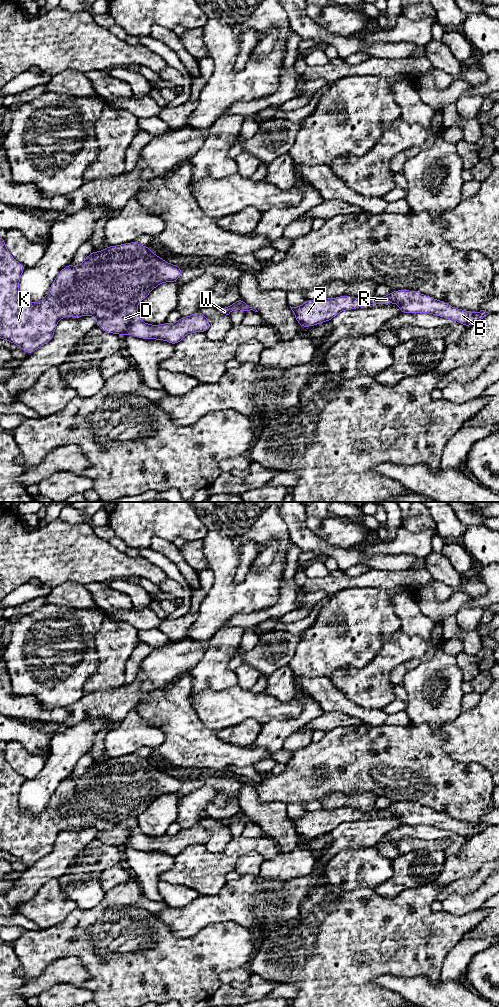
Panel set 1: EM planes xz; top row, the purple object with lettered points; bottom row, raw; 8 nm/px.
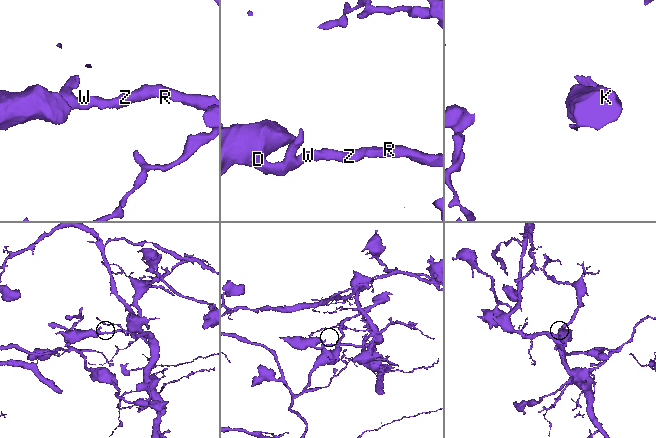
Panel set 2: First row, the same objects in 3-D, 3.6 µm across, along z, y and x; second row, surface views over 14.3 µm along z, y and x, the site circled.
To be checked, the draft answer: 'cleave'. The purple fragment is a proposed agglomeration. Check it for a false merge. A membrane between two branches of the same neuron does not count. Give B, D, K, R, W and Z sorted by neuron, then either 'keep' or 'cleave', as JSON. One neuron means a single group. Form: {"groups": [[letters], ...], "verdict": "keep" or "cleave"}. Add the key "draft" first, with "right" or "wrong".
{"draft": "wrong", "groups": [["B", "D", "K", "R", "W", "Z"]], "verdict": "keep"}

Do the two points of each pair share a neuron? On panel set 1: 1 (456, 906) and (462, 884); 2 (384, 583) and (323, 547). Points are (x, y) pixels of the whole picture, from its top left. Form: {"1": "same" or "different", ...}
{"1": "different", "2": "different"}

